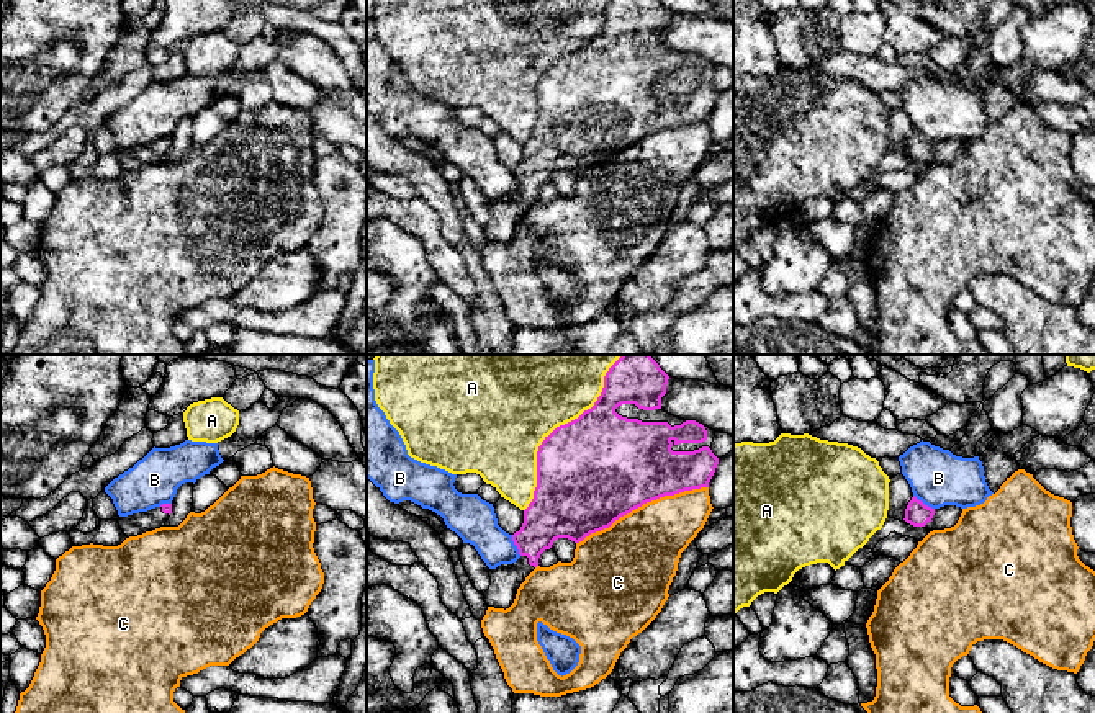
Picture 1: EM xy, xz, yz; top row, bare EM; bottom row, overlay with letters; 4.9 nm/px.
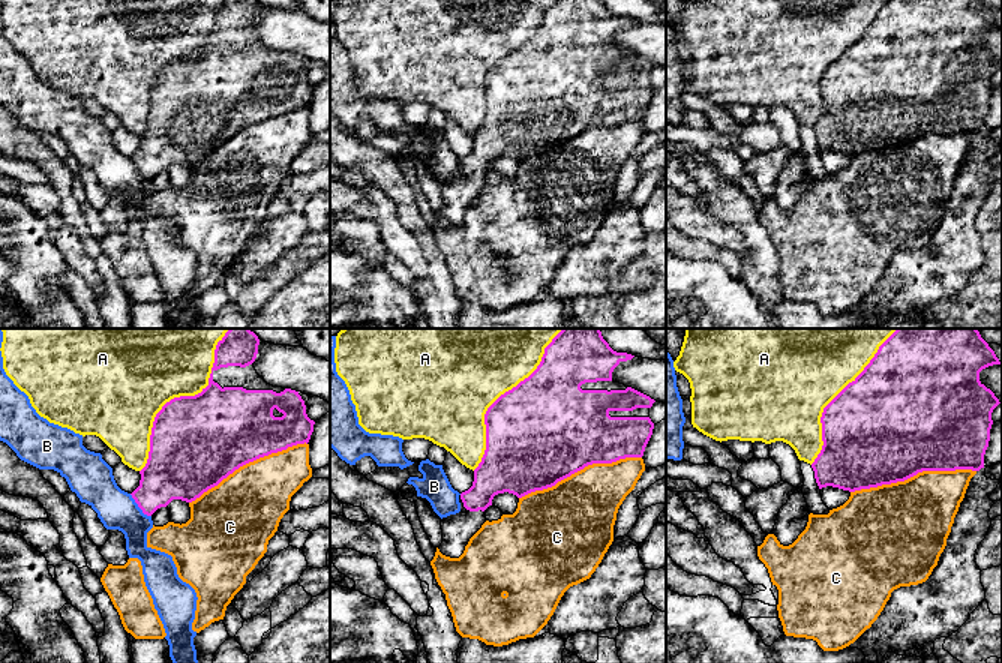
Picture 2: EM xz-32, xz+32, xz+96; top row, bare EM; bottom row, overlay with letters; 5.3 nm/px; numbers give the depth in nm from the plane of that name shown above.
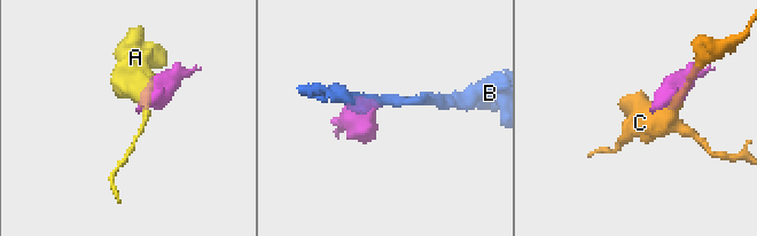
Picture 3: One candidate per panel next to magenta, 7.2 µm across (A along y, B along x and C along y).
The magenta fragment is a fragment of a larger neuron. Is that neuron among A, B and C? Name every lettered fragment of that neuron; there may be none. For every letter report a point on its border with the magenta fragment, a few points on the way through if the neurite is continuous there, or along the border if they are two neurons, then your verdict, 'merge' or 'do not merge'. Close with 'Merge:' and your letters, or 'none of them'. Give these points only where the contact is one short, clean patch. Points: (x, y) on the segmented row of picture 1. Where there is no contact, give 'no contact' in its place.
A: xz (557, 427) | do not merge
B: xz (516, 545) | along xz (511, 535), (521, 555) | do not merge
C: xz (642, 504) | do not merge
Merge: none of them

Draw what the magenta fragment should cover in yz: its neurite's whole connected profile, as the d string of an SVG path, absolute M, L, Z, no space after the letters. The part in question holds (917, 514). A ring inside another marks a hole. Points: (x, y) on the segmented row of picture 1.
M913 496L905 509L903 520L913 527L925 527L933 531L954 527L961 513L961 507L944 505L940 509L931 509Z

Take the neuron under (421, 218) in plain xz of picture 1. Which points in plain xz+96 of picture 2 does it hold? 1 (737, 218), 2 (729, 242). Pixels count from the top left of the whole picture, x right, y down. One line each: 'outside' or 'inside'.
1: outside
2: inside

